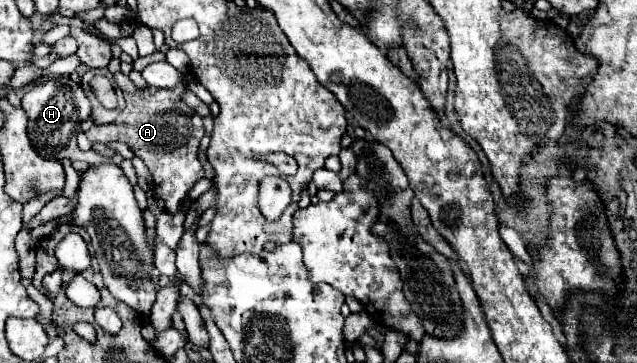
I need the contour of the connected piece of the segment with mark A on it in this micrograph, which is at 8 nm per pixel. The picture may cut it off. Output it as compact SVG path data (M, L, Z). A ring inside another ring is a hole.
M123 72L115 74L115 82L125 94L127 106L119 118L111 124L91 126L85 134L91 142L125 142L135 156L139 156L153 176L153 194L163 200L169 214L177 214L185 198L189 196L193 184L203 178L203 168L197 160L197 148L205 134L203 118L195 114L187 104L183 104L181 94L187 90L185 84L179 84L171 90L165 88L135 88L129 76Z

